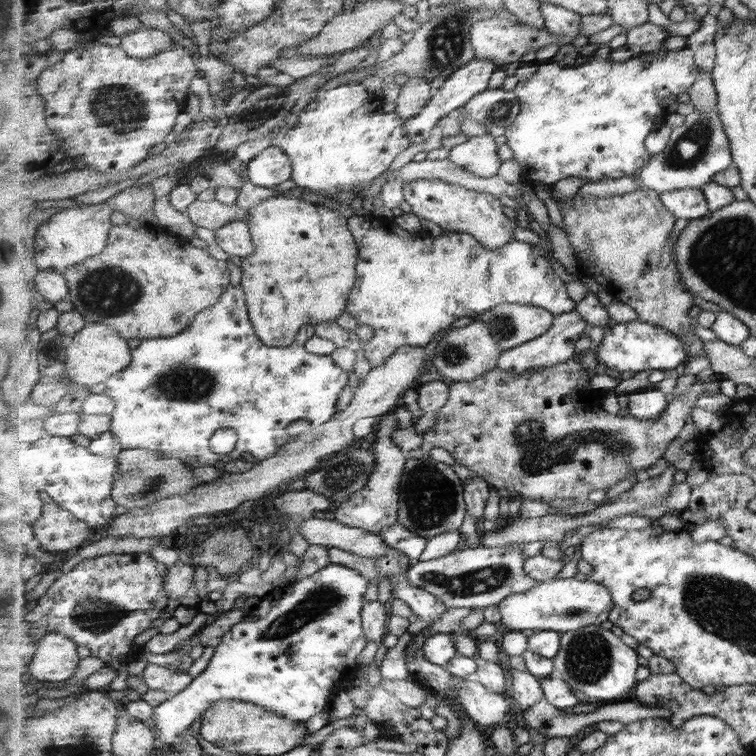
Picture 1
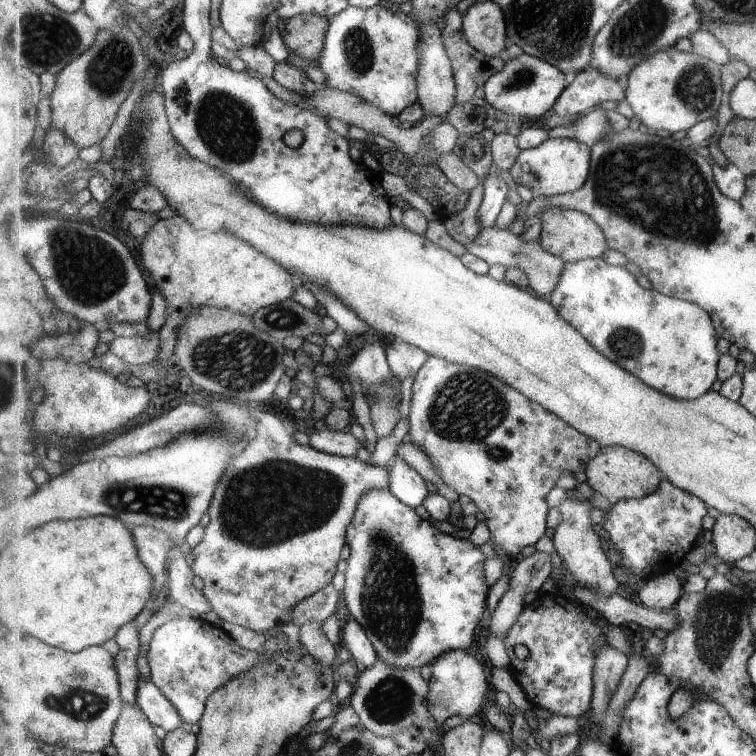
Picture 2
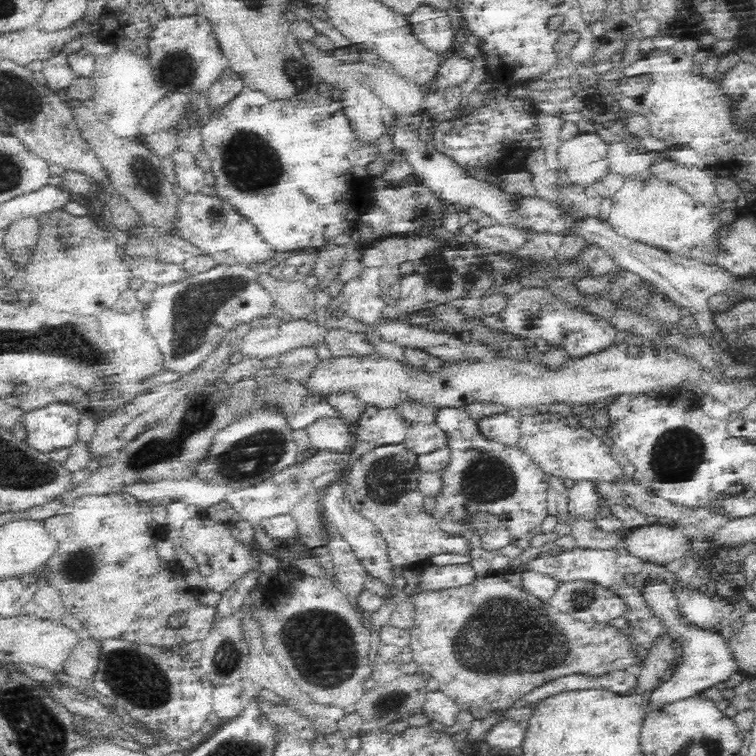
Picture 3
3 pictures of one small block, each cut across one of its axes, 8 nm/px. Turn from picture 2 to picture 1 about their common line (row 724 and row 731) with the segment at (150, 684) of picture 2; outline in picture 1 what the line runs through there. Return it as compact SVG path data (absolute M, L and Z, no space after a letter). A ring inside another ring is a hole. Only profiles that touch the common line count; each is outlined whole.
M331 563L309 578L265 591L258 606L221 637L206 669L183 692L154 707L149 724L159 747L166 749L165 744L175 744L191 722L202 718L220 700L252 702L293 722L307 722L328 710L333 696L359 676L357 656L361 656L368 641L362 618L367 588L369 579L364 574Z

